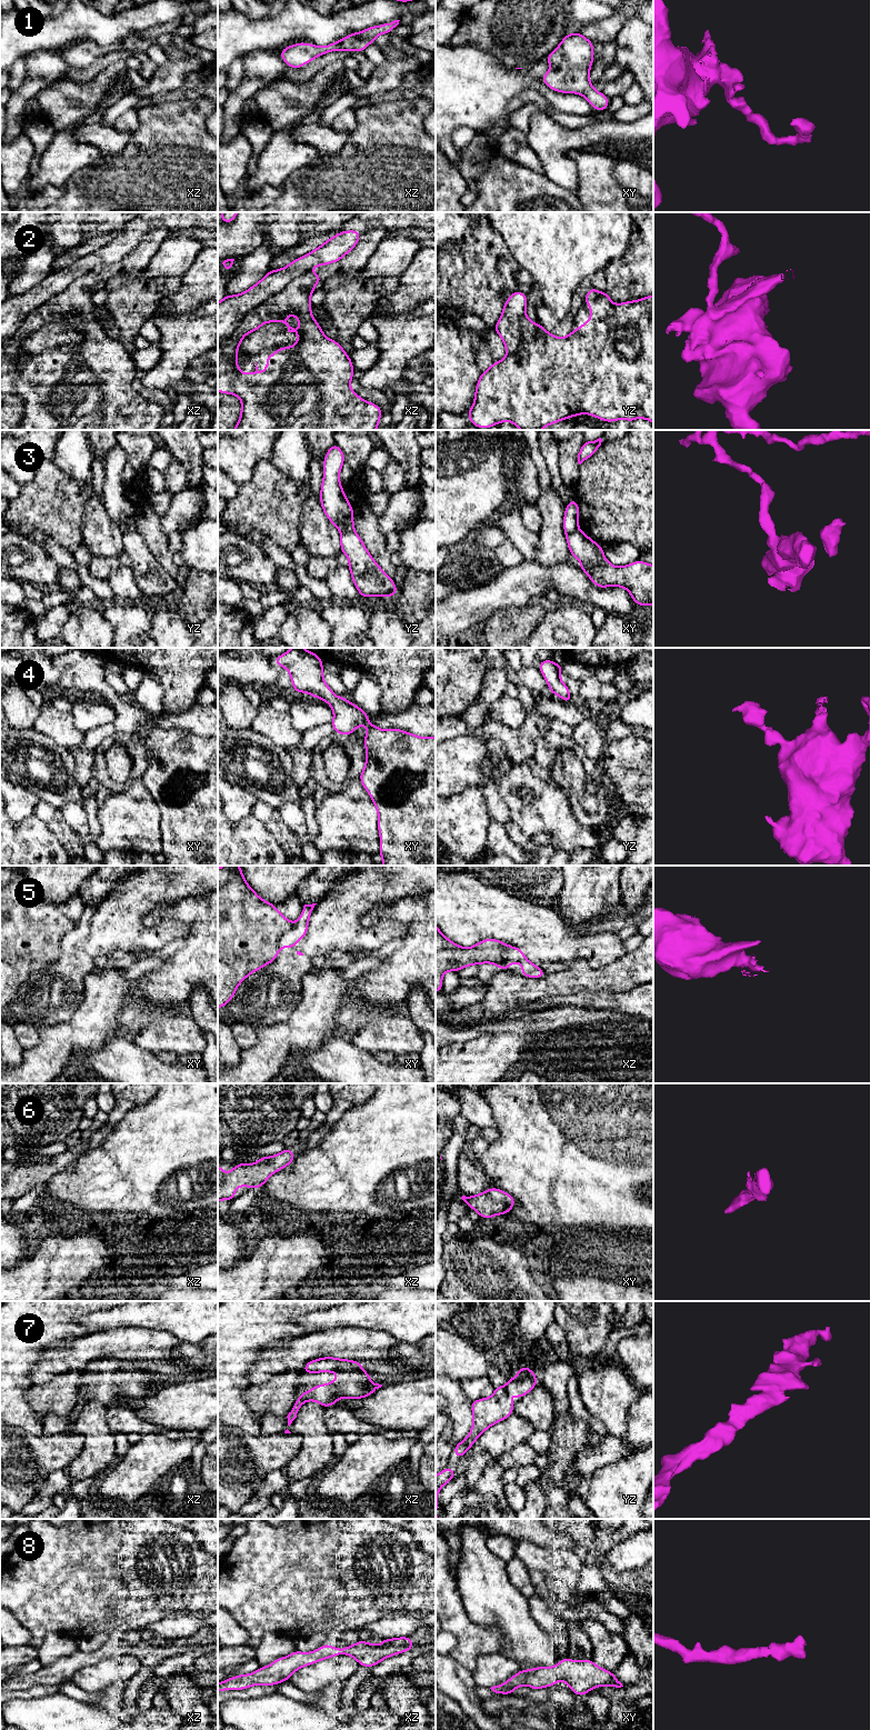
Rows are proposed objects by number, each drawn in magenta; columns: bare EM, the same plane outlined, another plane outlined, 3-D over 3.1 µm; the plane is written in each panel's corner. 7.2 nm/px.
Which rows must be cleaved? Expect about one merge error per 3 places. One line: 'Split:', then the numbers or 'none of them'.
Split: 2, 3, 5

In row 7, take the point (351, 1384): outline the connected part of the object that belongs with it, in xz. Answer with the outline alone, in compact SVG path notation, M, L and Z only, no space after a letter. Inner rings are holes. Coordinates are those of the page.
M323 1357L306 1363L302 1371L304 1373L334 1372L338 1379L301 1392L287 1416L288 1426L297 1418L301 1406L306 1401L317 1401L327 1408L334 1406L340 1398L363 1399L382 1387L382 1384L372 1383L370 1373L366 1372L361 1362L356 1360Z

